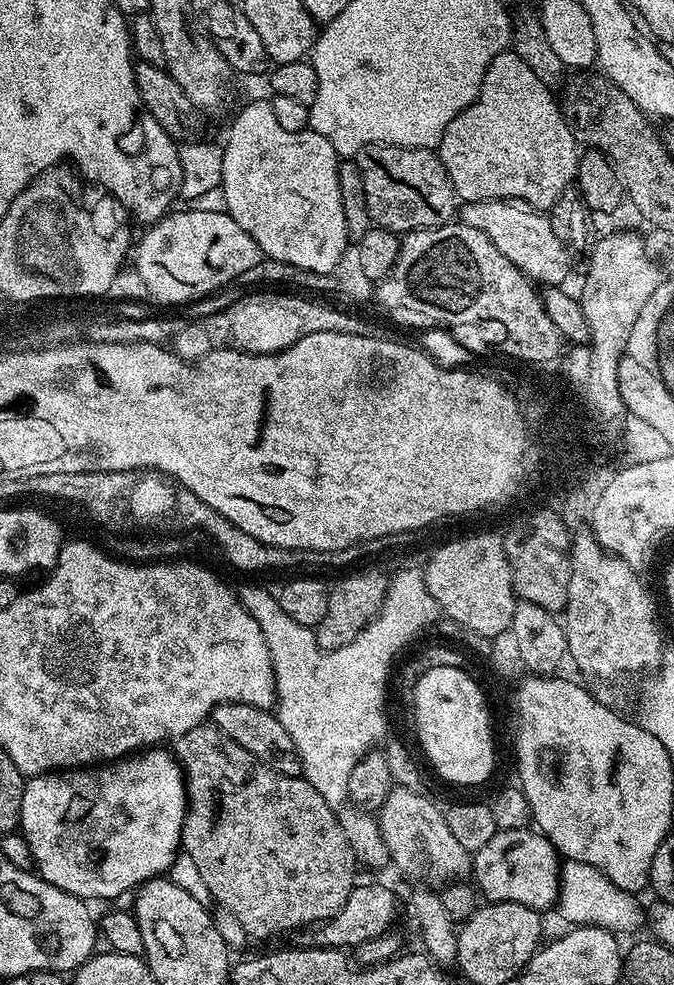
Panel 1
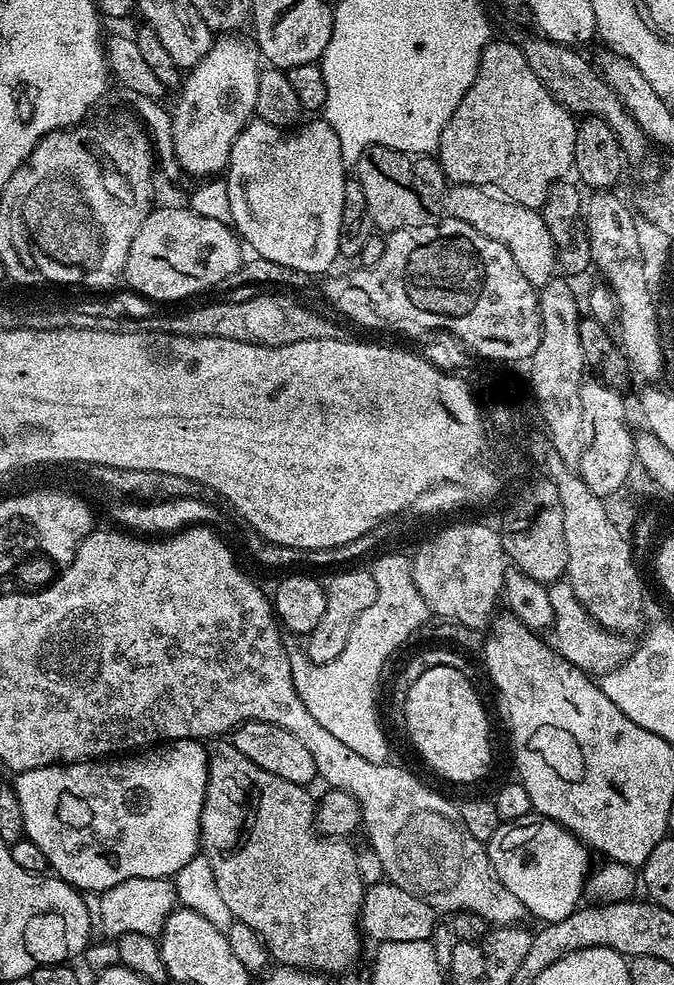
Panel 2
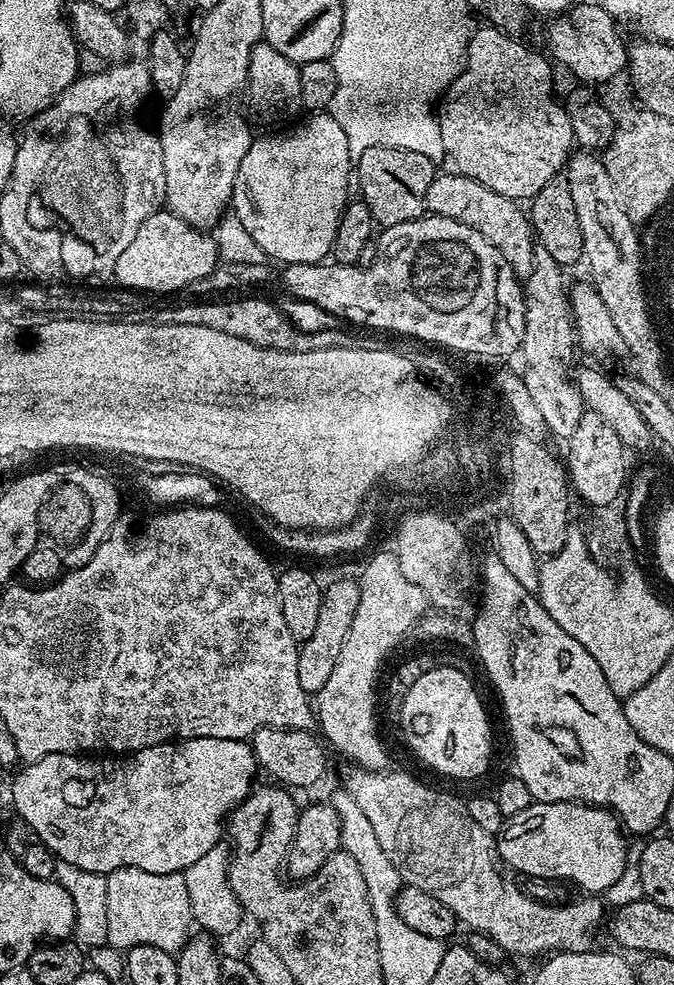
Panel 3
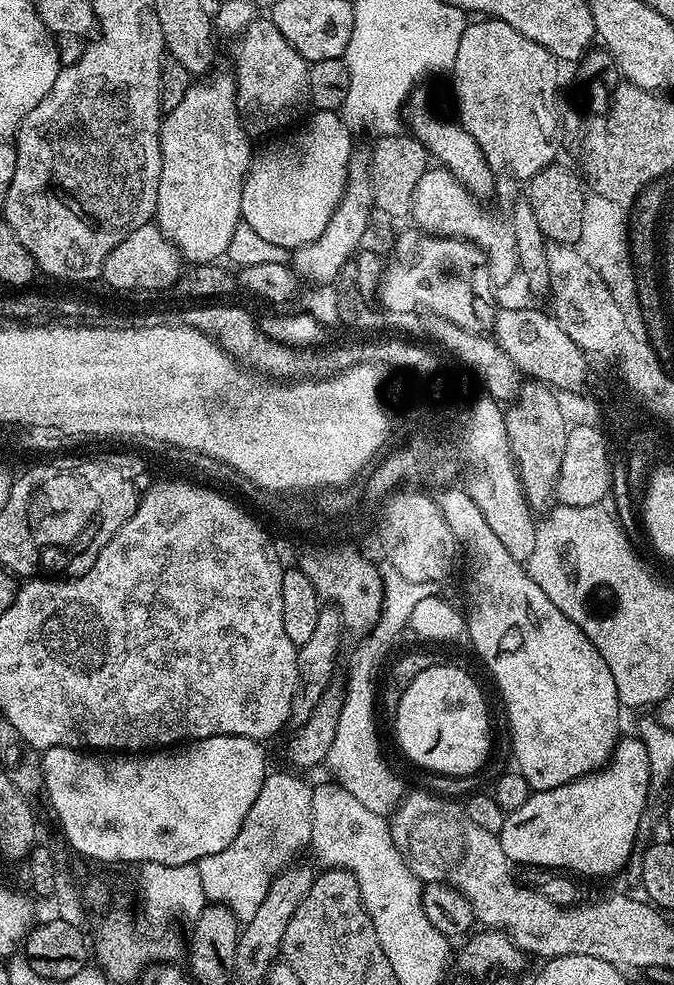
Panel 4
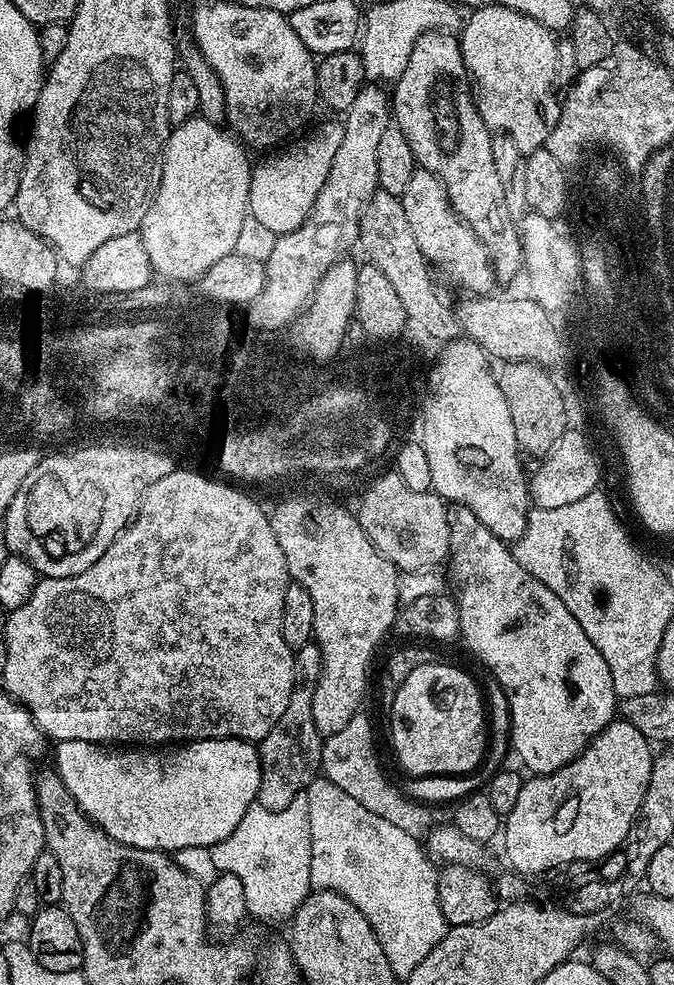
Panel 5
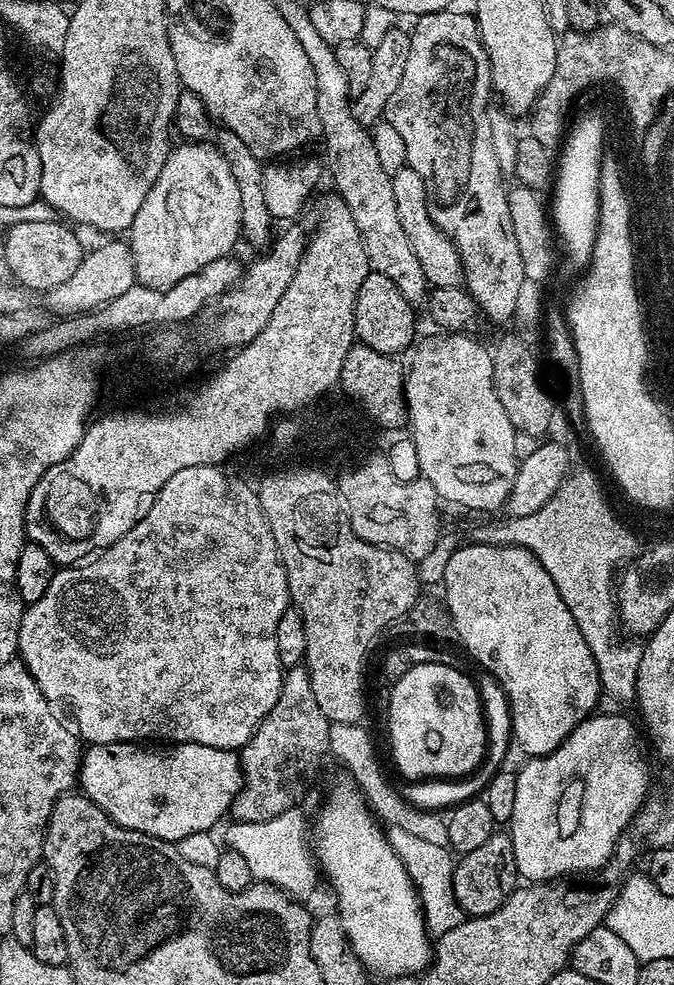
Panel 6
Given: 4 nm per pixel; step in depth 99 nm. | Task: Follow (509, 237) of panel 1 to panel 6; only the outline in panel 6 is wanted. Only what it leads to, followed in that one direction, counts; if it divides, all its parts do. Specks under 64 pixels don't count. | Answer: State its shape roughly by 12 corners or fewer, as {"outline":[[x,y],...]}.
{"outline":[[410,167],[391,173],[398,219],[432,288],[459,288],[460,252]]}

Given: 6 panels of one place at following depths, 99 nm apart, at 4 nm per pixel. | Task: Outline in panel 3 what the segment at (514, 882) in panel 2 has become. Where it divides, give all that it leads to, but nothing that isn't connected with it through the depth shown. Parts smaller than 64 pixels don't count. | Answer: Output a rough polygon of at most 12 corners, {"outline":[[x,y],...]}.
{"outline":[[532,803],[496,850],[516,872],[604,894],[629,837],[611,808]]}

